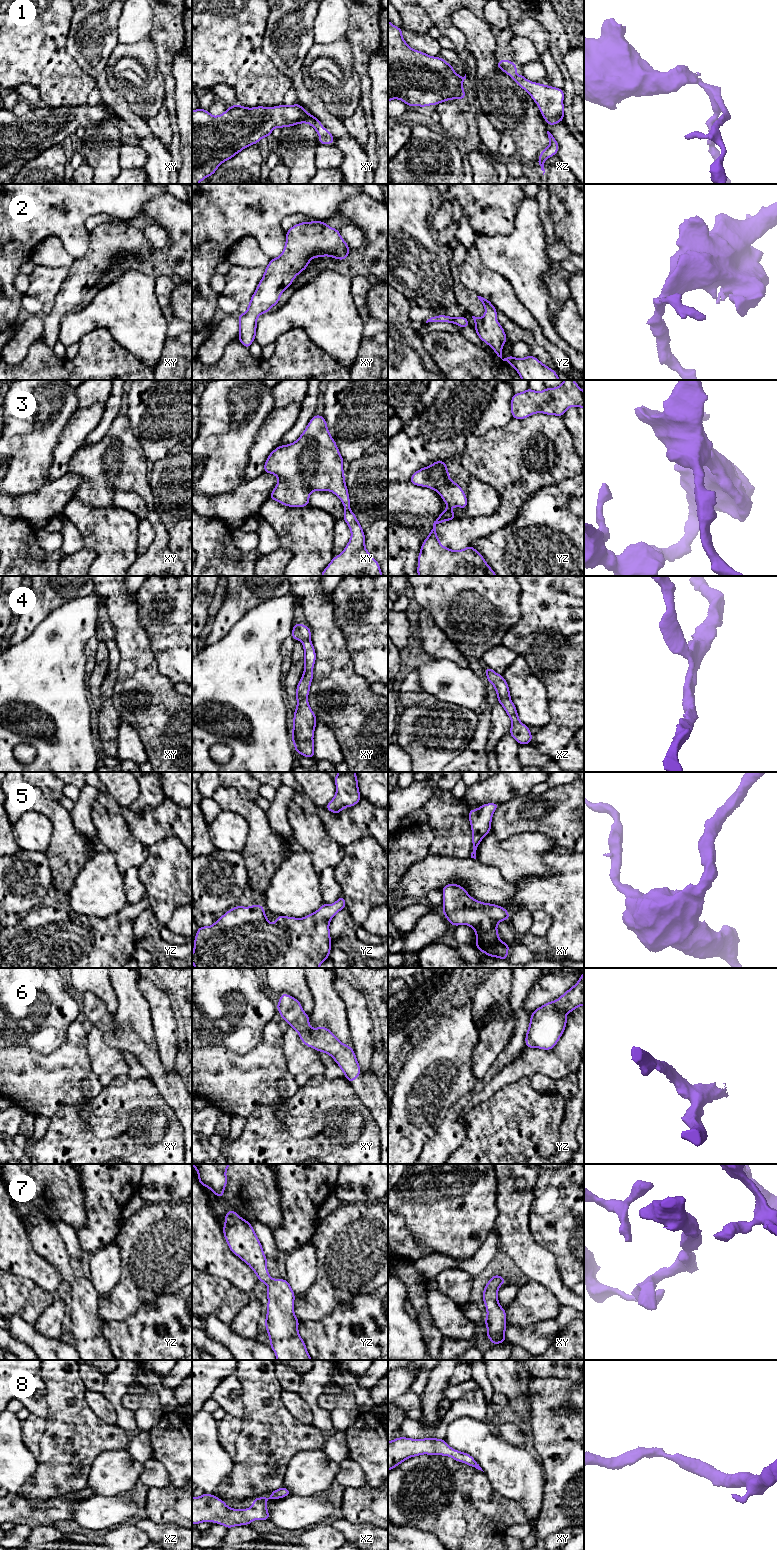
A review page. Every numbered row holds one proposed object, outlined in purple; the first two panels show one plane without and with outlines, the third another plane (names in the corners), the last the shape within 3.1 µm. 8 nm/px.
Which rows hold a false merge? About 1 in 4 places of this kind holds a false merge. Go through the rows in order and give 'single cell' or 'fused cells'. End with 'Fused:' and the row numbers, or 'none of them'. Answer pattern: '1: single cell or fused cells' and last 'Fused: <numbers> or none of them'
1: single cell
2: single cell
3: single cell
4: single cell
5: single cell
6: single cell
7: single cell
8: single cell
Fused: none of them

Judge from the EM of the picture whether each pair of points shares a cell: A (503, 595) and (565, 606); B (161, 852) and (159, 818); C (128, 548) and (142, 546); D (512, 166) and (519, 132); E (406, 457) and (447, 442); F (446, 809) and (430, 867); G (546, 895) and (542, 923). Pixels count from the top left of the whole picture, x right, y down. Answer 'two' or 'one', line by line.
A: two
B: two
C: two
D: two
E: one
F: two
G: two

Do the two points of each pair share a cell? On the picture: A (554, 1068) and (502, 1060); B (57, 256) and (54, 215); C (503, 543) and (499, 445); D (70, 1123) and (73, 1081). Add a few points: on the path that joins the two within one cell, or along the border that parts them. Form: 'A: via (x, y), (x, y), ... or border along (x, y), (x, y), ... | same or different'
A: border along (526, 1047), (493, 1076) | different
B: border along (34, 246), (47, 237), (56, 236), (71, 255) | different
C: border along (519, 512), (518, 516), (509, 524), (480, 537) | different
D: border along (89, 1099), (85, 1123), (75, 1107), (50, 1117) | different

